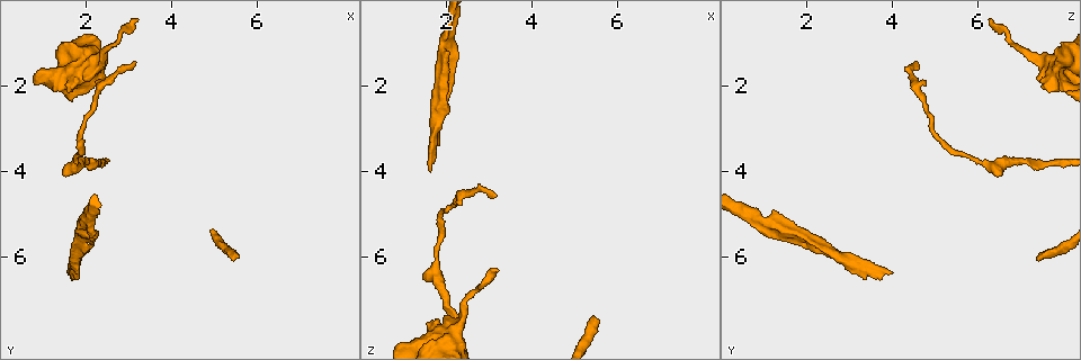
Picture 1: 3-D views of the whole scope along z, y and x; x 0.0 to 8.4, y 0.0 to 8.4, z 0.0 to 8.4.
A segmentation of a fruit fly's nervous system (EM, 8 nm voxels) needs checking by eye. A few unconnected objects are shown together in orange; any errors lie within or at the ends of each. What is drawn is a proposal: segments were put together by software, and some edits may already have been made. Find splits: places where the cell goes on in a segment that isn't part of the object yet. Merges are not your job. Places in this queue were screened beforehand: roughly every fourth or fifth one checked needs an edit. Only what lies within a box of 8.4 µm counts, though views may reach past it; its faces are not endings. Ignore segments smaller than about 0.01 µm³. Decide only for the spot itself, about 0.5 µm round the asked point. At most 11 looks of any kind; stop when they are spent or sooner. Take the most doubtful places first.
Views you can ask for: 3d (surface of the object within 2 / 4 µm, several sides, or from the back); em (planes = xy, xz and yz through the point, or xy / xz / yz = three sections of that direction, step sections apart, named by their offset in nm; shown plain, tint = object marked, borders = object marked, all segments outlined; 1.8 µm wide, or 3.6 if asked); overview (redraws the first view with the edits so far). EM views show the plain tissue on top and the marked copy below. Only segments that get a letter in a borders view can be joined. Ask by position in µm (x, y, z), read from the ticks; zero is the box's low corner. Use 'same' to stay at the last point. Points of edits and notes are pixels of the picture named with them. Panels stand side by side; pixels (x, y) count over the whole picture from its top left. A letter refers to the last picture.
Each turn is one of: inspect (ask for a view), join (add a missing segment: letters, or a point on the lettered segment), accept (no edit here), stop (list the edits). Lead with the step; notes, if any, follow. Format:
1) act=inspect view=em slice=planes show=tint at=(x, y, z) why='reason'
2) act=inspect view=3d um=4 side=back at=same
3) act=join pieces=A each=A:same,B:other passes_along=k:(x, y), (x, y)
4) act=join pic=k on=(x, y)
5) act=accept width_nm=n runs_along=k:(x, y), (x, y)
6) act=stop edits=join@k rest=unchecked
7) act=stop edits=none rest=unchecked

act=inspect view=3d um=2 at=(5.35, 6.05, 7.40) why='branch stops here'

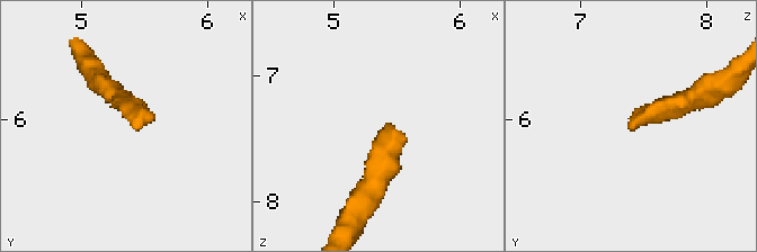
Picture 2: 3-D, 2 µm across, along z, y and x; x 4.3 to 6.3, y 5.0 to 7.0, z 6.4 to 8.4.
act=inspect view=em um=3.6 slice=planes show=borders at=(5.40, 6.02, 7.42) why='now the EM'

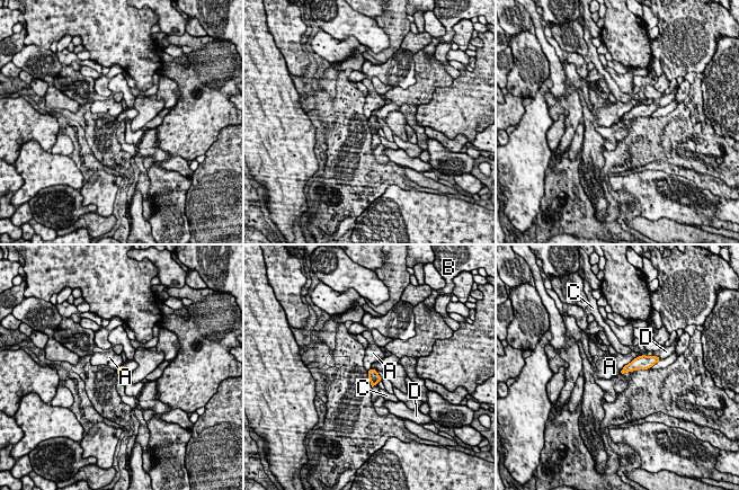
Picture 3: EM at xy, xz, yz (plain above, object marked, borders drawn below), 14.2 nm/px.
act=join pieces=B each=A:other,B:same,C:other,D:other passes_along=3:(121, 370), (123, 367), (130, 365) found='the cell continues'

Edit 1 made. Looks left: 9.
act=inspect view=3d um=4 at=(1.95, 5.40, 1.50) why='arms part here'

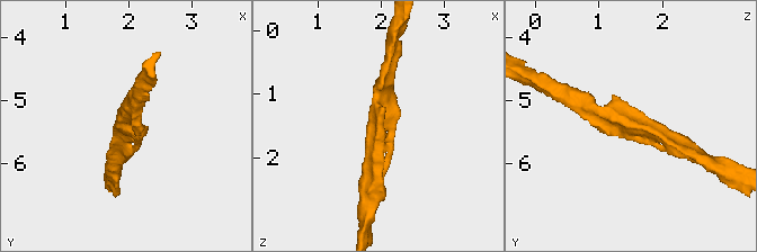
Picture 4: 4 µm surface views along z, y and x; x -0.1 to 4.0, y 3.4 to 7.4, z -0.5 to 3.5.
act=inspect view=em slice=planes show=tint at=(1.90, 5.45, 1.55)

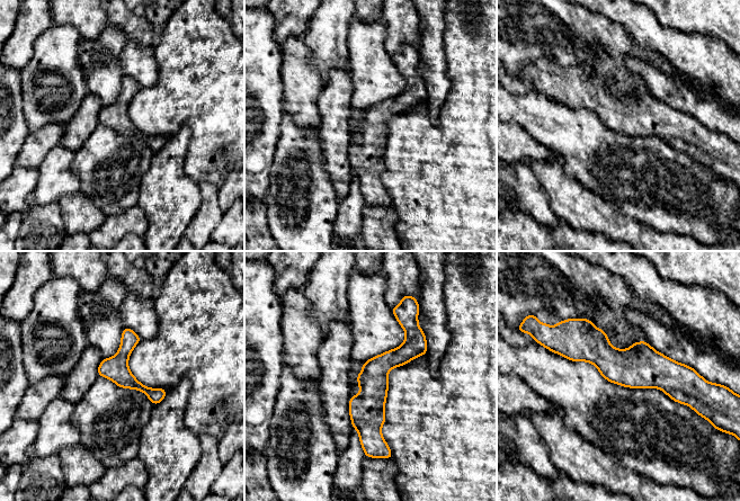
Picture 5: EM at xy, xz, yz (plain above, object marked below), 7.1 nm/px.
act=inspect view=em slice=planes show=borders at=same

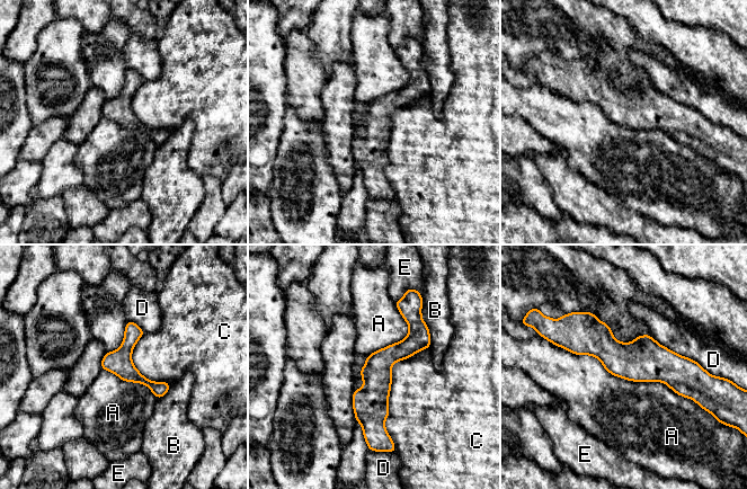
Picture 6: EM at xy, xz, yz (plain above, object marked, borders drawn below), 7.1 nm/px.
act=accept each=A:other,B:other,C:other,D:other,E:other runs_along=6:(402, 310), (414, 336), (376, 372), (368, 438) found='no lettered segment goes on from it'

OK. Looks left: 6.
act=inspect view=3d um=4 at=(1.65, 6.30, 3.40) why='sudden change in width'

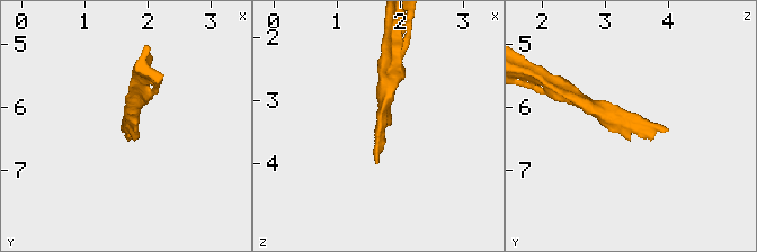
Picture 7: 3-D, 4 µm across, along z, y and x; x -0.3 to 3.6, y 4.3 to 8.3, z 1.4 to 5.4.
act=inspect view=em slice=planes show=tint at=(1.70, 6.30, 3.45)

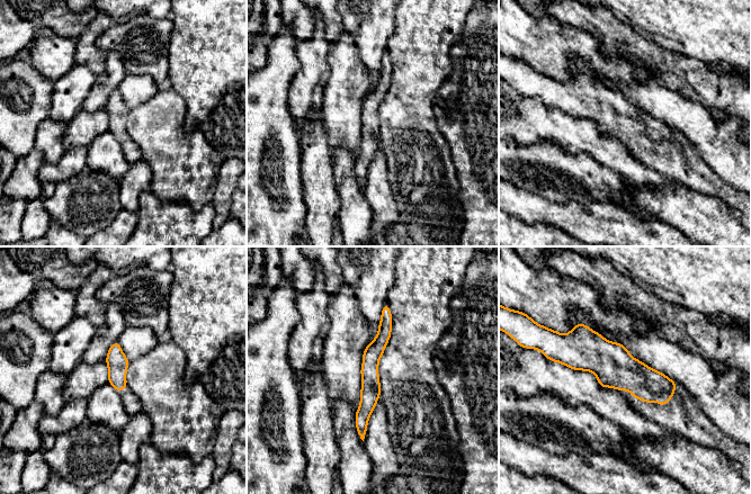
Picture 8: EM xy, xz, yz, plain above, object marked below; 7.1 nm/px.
act=inspect view=em slice=planes show=borders at=same why='see the neighbours'

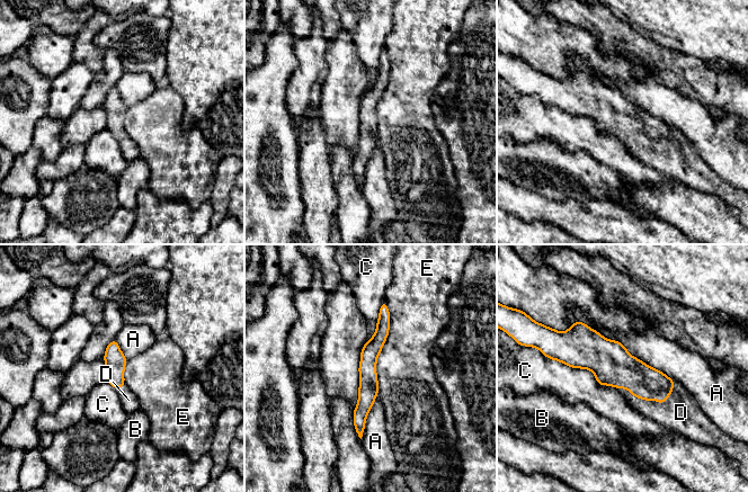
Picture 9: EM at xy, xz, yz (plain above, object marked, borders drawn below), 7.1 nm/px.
act=join pieces=D longest_contact=A:800nm each=A:other,B:other,C:other,D:same,E:other passes_along=9:(643, 382), (650, 399), (680, 412) found='the cell continues'

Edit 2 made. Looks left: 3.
act=inspect view=em slice=xz step=8 show=borders at=(3.15, 1.45, 4.55)

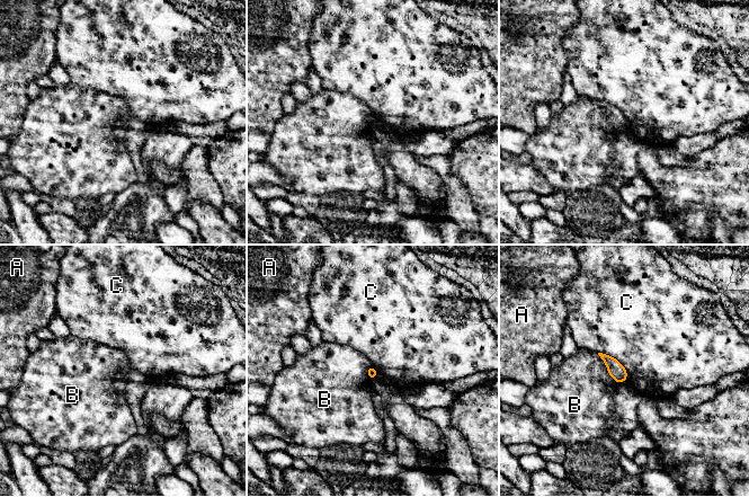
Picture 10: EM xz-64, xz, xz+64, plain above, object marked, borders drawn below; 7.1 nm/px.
act=inspect view=em slice=planes show=borders at=same

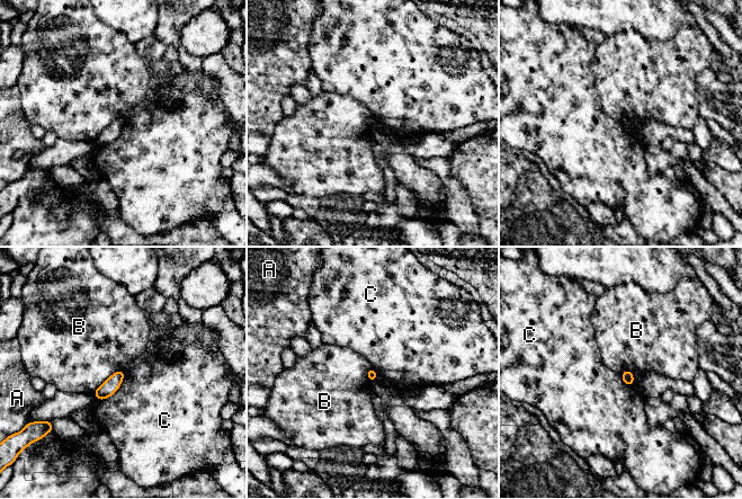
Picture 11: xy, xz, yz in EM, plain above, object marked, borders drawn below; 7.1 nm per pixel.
act=accept width_nm=70 each=A:other,B:other,C:other found='none of them fits'

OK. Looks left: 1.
act=stop edits=join@3,join@9 rest=unchecked

